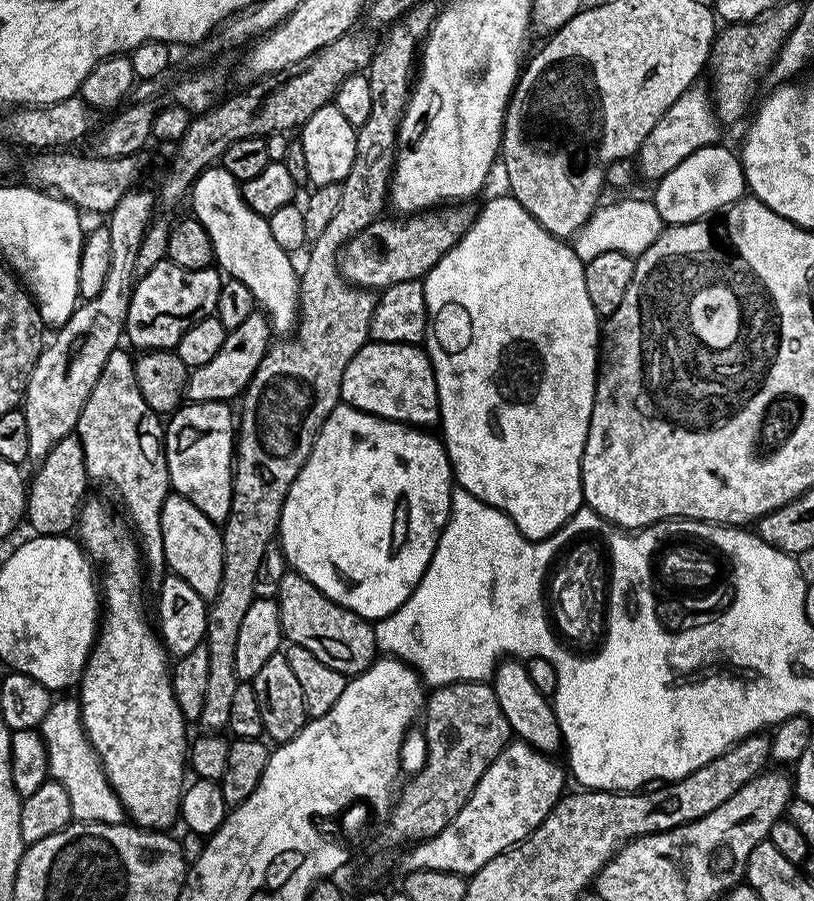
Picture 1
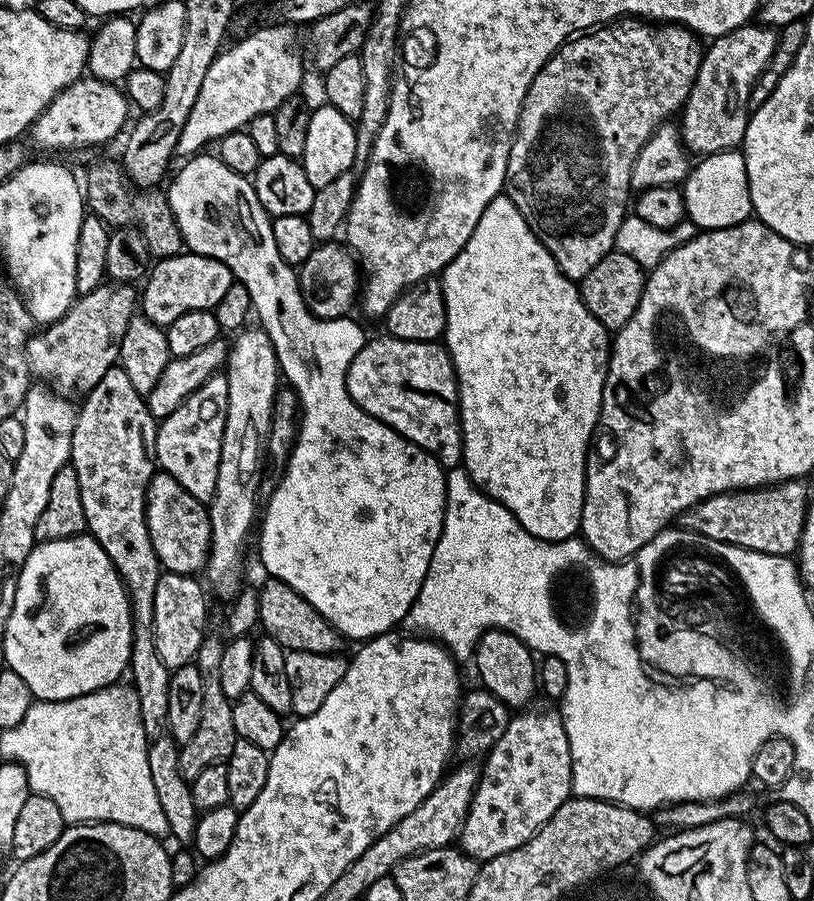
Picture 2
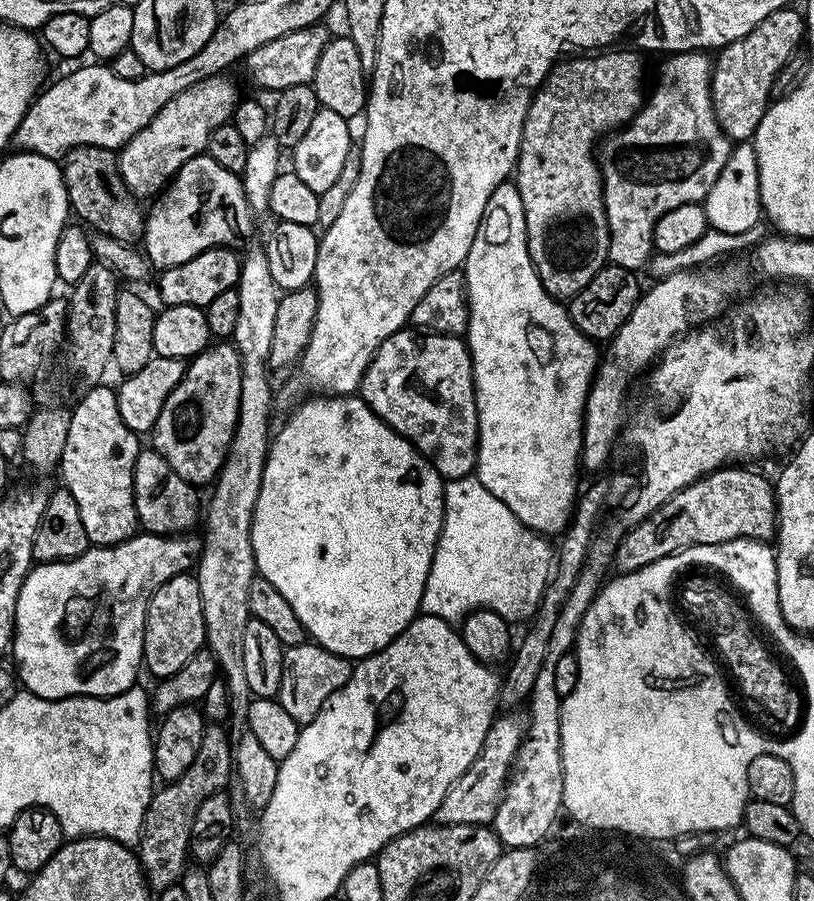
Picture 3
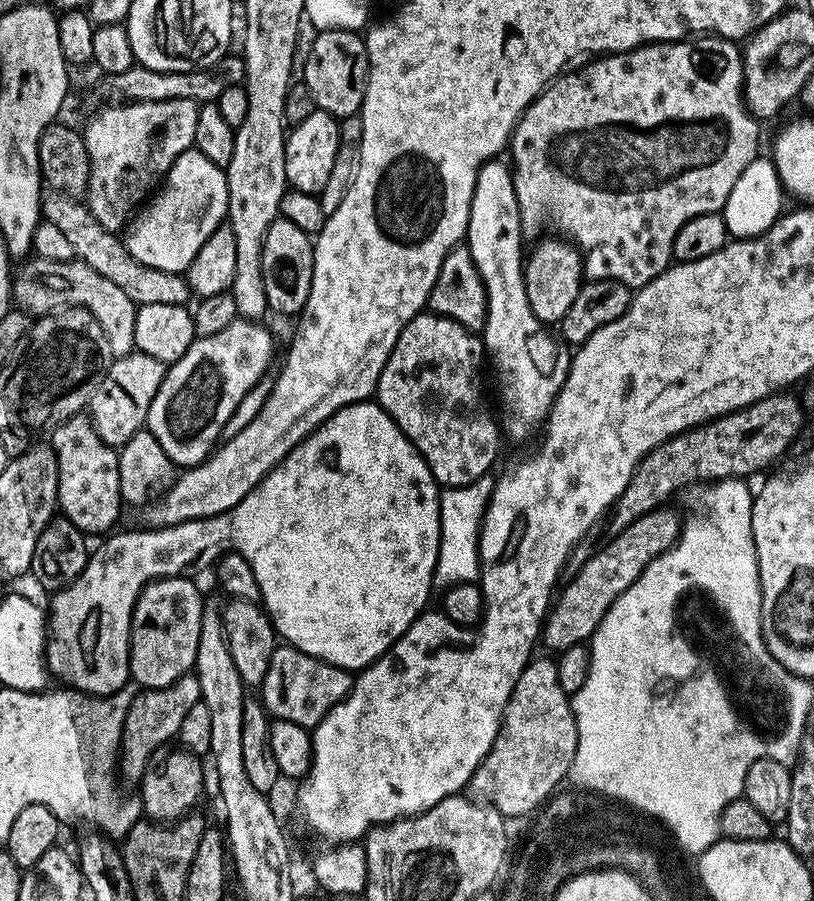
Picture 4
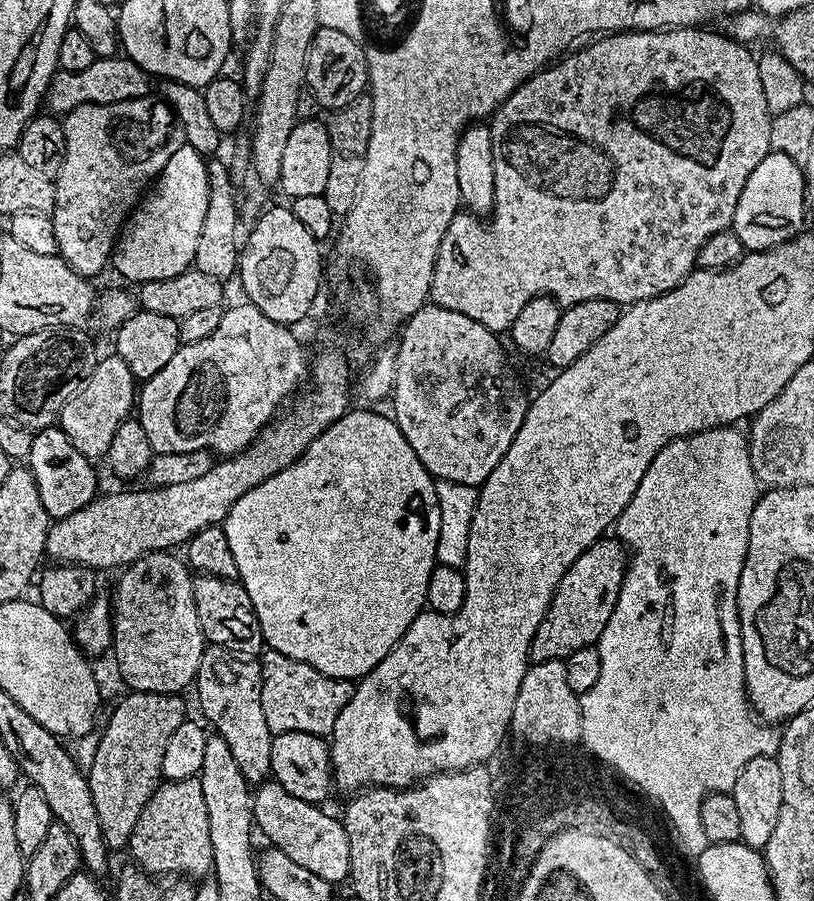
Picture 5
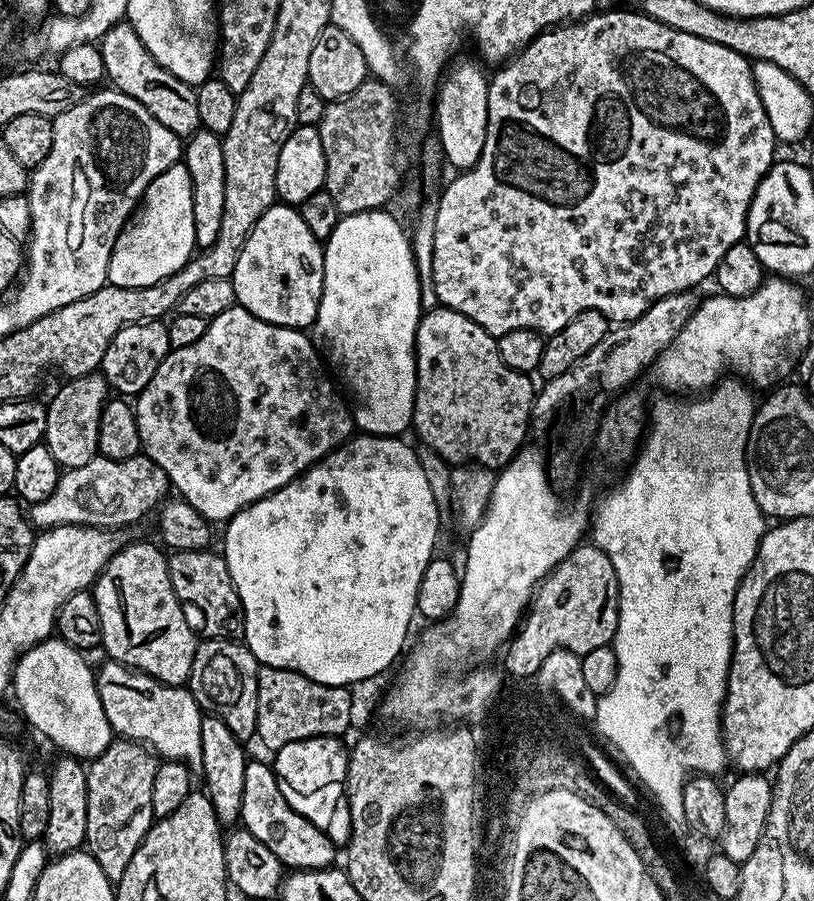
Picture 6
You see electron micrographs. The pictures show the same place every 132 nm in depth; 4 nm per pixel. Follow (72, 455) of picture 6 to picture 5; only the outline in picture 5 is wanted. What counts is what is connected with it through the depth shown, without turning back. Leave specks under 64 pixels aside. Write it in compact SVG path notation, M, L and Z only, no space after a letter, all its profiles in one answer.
M109 354L106 358L98 359L88 380L61 409L58 427L64 431L66 438L70 438L70 442L74 442L83 456L96 462L99 456L100 459L107 457L118 426L122 426L122 422L133 415L137 404L138 381L132 375L130 366L126 366L120 356Z

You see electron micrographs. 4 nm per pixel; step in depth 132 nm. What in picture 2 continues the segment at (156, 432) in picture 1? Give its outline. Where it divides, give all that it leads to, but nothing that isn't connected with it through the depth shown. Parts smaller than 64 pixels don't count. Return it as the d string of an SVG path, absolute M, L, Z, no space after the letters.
M119 366L106 370L106 374L102 374L102 382L98 382L98 386L94 386L94 390L90 390L79 405L70 466L78 474L78 486L82 490L82 510L86 514L88 523L87 531L102 546L102 550L106 550L110 562L114 562L120 581L128 592L128 604L132 607L132 649L128 659L128 672L130 677L132 676L131 687L135 688L138 694L138 710L148 739L150 778L154 781L154 790L158 794L162 814L166 814L171 839L180 840L176 842L188 846L193 843L198 813L194 806L190 781L180 772L180 745L168 729L166 714L170 703L172 673L166 666L166 662L162 662L162 657L158 654L158 646L154 642L154 590L158 590L158 578L162 575L162 569L158 554L154 554L154 542L150 542L150 530L146 522L146 502L148 483L158 471L157 427L158 422L150 414L147 399L140 396L138 390L134 390L126 370L122 370Z

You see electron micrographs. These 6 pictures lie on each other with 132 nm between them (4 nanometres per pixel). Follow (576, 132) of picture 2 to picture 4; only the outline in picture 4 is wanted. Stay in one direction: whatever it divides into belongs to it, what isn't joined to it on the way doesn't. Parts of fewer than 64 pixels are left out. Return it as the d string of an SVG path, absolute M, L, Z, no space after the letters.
M541 239L541 244L533 252L527 253L524 266L524 285L530 310L534 310L534 318L538 318L545 326L559 325L566 310L570 310L574 298L578 298L578 290L586 280L584 257L581 256L579 248L567 239L555 239Z

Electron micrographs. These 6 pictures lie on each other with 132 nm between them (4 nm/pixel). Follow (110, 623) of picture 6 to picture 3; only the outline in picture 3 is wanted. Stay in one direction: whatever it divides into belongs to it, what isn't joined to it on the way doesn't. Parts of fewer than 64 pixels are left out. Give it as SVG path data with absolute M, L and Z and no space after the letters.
M185 574L170 578L150 598L148 609L146 610L146 622L144 623L144 658L143 667L148 668L156 675L156 678L167 678L175 672L184 672L187 664L196 656L199 648L205 647L204 639L204 615L202 614L202 594L196 581L195 575Z

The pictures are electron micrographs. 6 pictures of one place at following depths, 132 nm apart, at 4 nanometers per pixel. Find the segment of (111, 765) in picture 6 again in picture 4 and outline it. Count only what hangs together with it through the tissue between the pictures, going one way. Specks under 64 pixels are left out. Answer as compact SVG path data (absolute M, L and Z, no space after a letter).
M195 674L178 678L165 688L145 688L137 691L134 702L130 702L130 710L126 714L124 737L120 739L119 775L123 779L125 776L132 786L139 785L150 758L157 750L179 737L180 727L182 721L186 719L186 714L190 714L191 708L199 703L201 703L200 687Z

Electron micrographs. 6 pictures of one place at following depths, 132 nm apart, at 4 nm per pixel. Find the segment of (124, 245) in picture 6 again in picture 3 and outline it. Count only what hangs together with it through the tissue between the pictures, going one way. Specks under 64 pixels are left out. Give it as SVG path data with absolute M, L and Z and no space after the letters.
M201 154L190 158L172 177L170 183L159 193L156 205L146 212L142 248L147 259L157 269L173 268L182 262L190 262L198 254L211 248L235 245L235 240L244 240L252 232L254 213L244 193L241 177L230 170L222 170L214 158Z

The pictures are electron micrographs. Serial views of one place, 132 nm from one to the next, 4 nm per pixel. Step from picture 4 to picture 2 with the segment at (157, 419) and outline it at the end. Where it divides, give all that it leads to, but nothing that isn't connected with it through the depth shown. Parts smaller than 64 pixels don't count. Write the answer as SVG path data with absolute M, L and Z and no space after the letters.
M226 375L211 376L190 394L156 429L156 462L169 472L194 498L210 502L218 486L218 462L222 454L222 430L226 426Z

